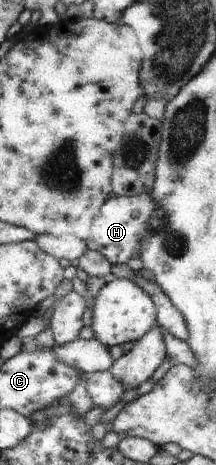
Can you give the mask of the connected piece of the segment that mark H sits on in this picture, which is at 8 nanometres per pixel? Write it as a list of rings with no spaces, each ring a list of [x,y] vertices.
[[[148,192],[137,194],[133,198],[111,194],[95,216],[91,239],[85,239],[82,243],[85,248],[98,252],[110,265],[125,264],[129,258],[138,256],[148,220],[155,211],[156,204]]]

